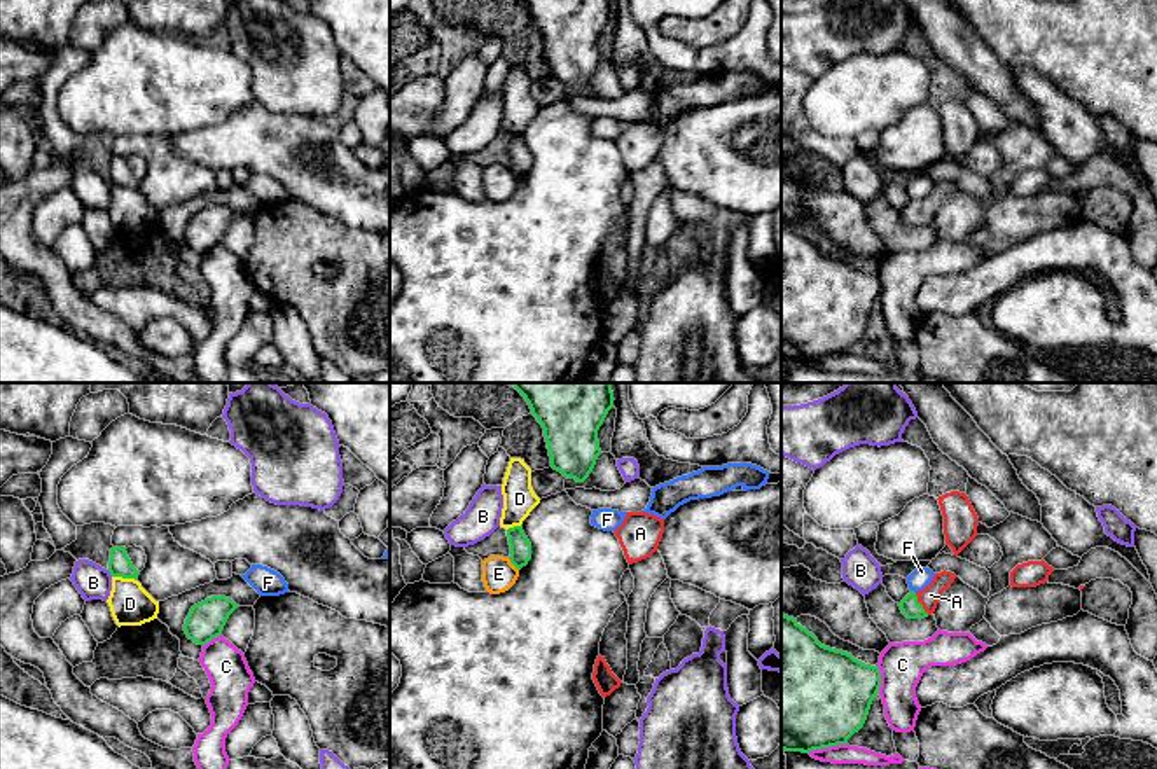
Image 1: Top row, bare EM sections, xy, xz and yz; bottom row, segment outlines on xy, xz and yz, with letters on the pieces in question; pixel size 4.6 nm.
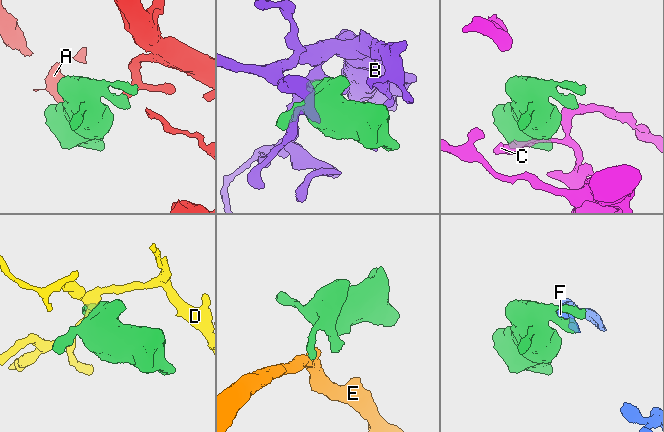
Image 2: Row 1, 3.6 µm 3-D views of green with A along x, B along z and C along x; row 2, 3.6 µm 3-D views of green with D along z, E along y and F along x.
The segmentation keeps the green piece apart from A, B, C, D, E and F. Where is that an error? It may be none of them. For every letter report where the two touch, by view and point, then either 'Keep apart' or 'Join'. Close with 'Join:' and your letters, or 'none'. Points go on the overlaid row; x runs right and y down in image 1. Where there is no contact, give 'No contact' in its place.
A: Touches green at yz (920, 603). Join
B: Touches green at xy (110, 574). Keep apart
C: Touches green at yz (879, 678). Keep apart
D: Touches green at xy (124, 577). Keep apart
E: Touches green at xz (512, 563). Keep apart
F: Touches green at yz (913, 591). Keep apart
Join: A

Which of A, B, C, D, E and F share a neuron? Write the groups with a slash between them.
A / B / C / D / E / F

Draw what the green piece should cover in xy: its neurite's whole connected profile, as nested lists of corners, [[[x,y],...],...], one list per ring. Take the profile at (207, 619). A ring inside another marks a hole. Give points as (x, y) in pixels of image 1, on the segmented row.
[[[211,596],[194,605],[184,624],[187,638],[197,645],[206,645],[222,634],[229,615],[236,608],[238,605],[225,596]]]

